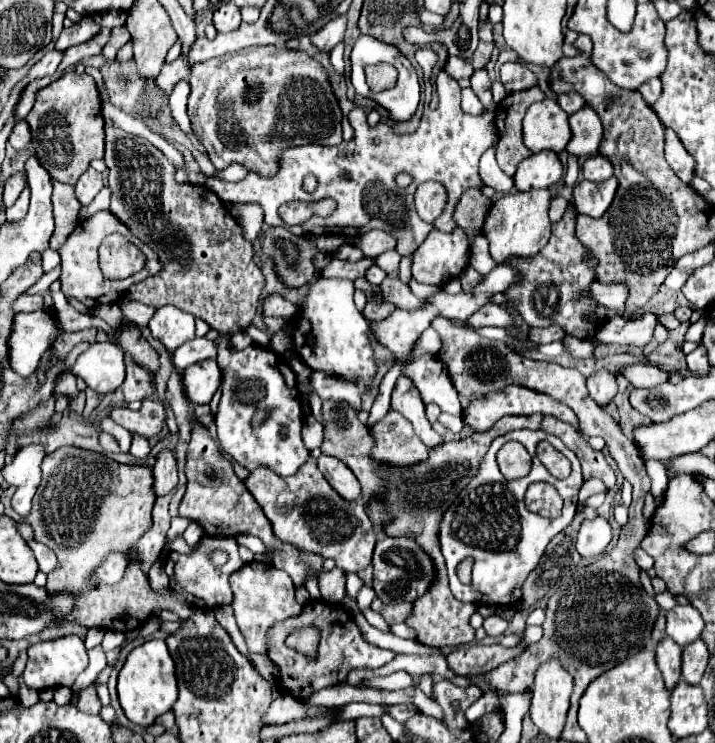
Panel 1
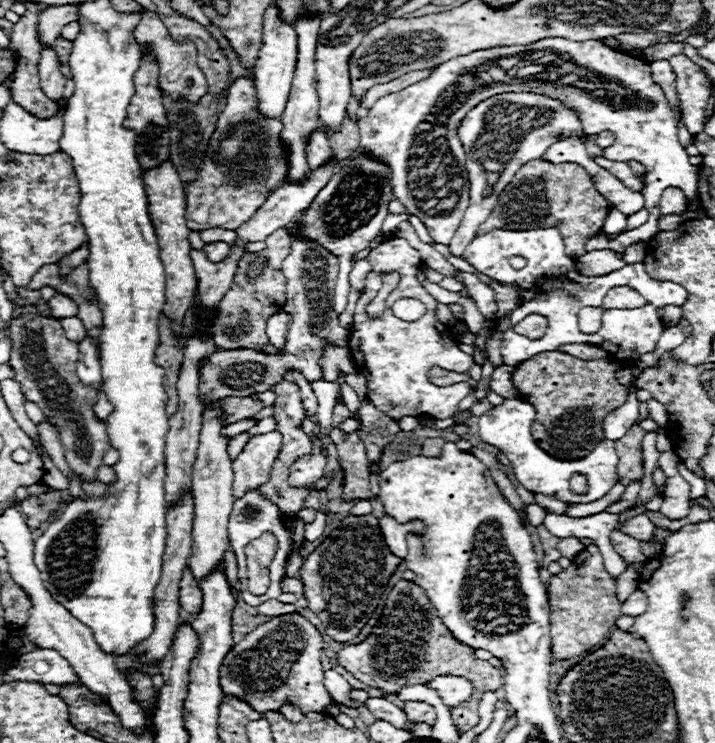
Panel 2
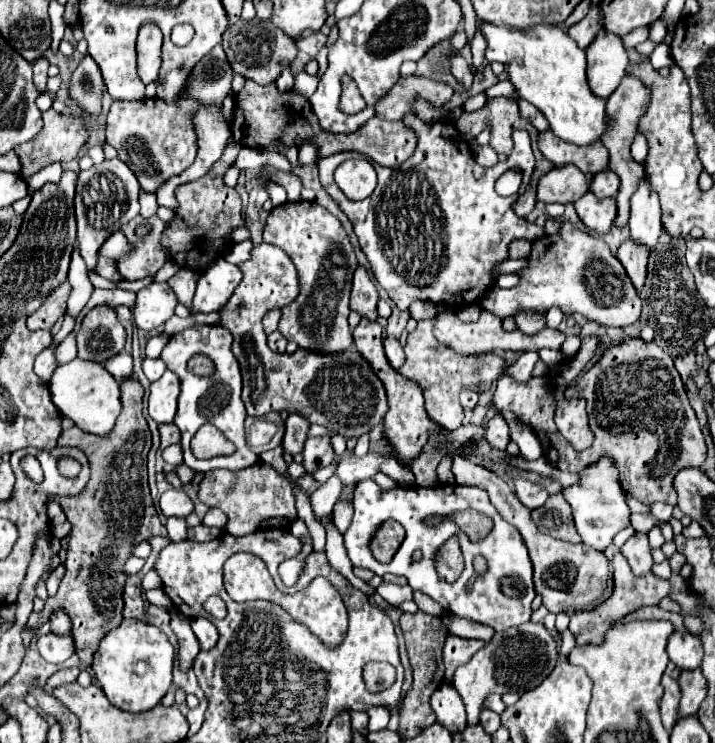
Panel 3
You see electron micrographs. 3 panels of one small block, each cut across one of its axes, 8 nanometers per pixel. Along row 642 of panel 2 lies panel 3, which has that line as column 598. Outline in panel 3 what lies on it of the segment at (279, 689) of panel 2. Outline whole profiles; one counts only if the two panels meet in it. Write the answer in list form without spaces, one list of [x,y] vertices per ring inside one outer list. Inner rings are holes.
[[[570,222],[560,224],[558,234],[542,236],[542,238],[534,240],[534,248],[528,256],[528,268],[518,270],[518,276],[520,276],[520,282],[510,290],[504,290],[498,286],[490,288],[482,298],[482,306],[500,318],[510,318],[520,310],[548,312],[552,306],[558,306],[566,316],[580,312],[588,320],[596,320],[606,326],[620,326],[620,328],[630,326],[640,318],[642,302],[640,302],[630,278],[626,276],[624,266],[618,262],[616,256],[612,256],[608,244],[602,238],[596,238],[596,236],[590,236],[588,232],[578,230]]]

